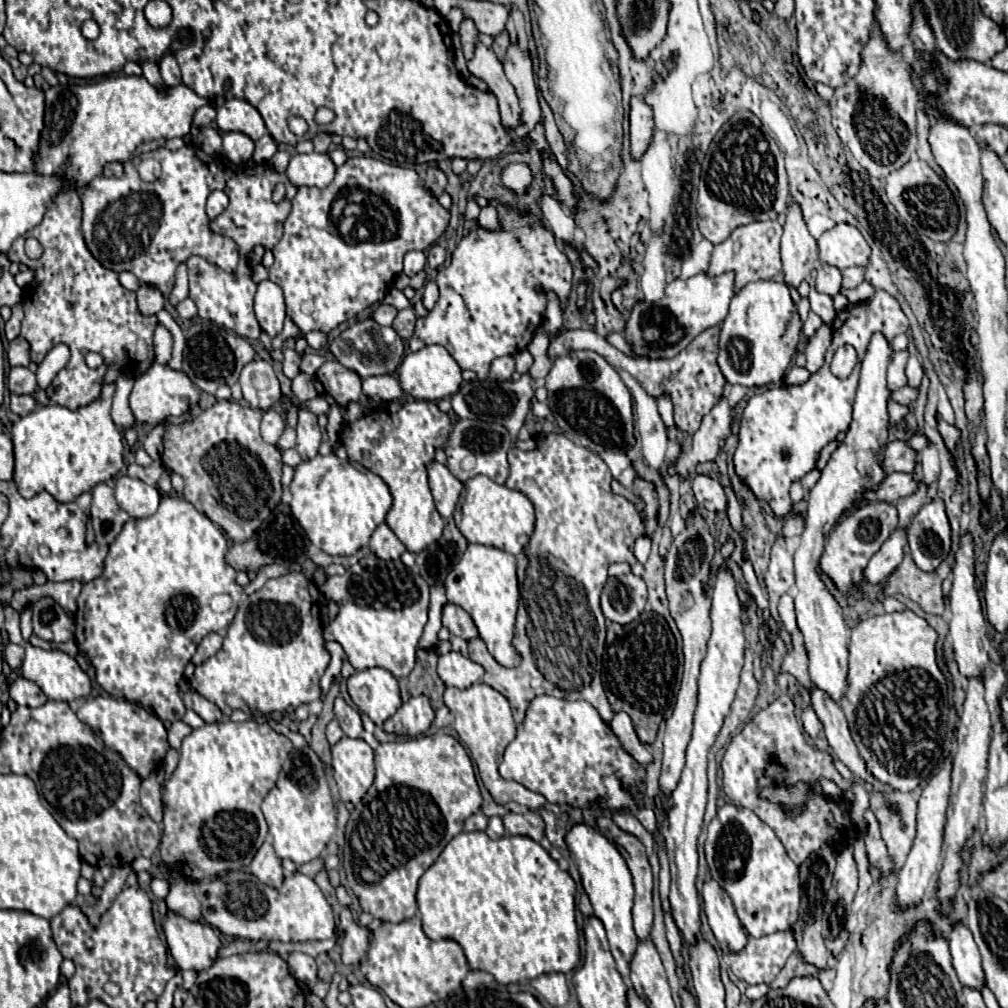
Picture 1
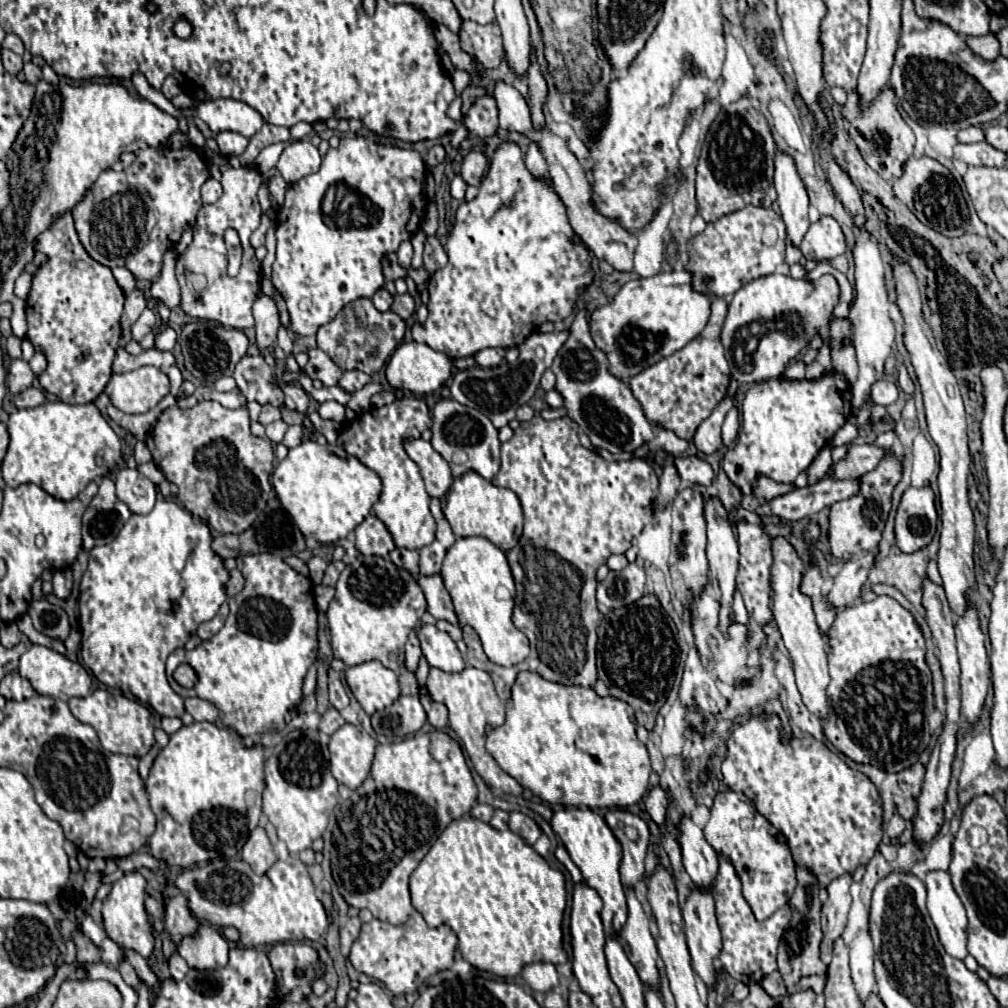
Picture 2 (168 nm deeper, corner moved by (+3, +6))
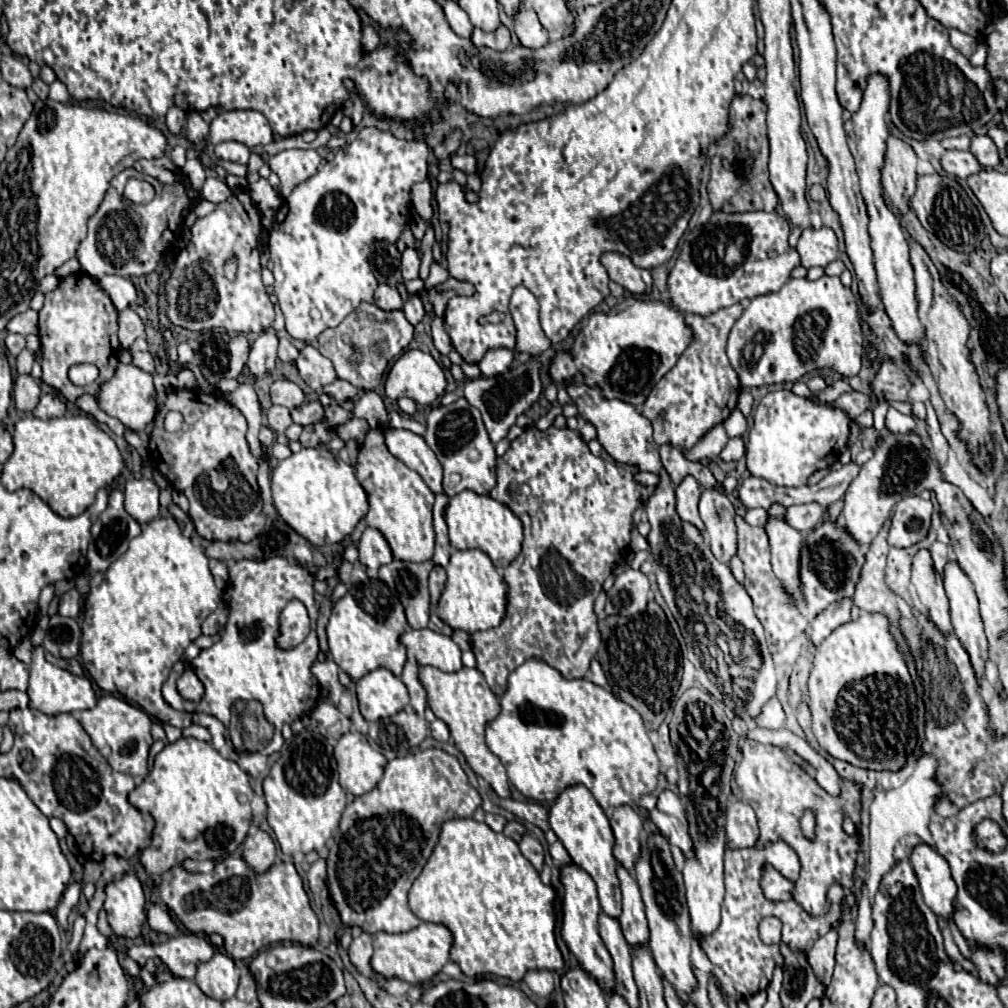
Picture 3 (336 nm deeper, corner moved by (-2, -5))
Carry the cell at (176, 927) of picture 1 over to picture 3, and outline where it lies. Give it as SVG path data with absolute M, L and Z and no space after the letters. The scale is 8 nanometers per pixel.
M214 952L214 956L208 962L198 962L196 982L200 990L210 998L232 998L238 988L240 970L236 968L234 960L228 954Z

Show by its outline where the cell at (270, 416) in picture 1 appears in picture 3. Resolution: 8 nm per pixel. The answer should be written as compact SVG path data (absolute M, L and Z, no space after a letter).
M272 406L266 412L266 420L268 420L268 428L274 430L274 432L284 432L292 424L290 410L284 408L284 406Z

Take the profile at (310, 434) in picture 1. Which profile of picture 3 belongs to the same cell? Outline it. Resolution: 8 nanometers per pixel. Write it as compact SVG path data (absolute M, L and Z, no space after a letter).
M276 380L270 386L270 398L274 404L286 406L290 410L304 404L304 392L290 380Z

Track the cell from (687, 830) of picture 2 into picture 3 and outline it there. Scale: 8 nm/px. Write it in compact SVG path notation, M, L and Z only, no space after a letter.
M664 790L658 796L658 806L650 812L650 818L658 826L660 834L666 836L668 842L674 842L686 858L694 856L694 844L688 834L686 810L674 792Z

